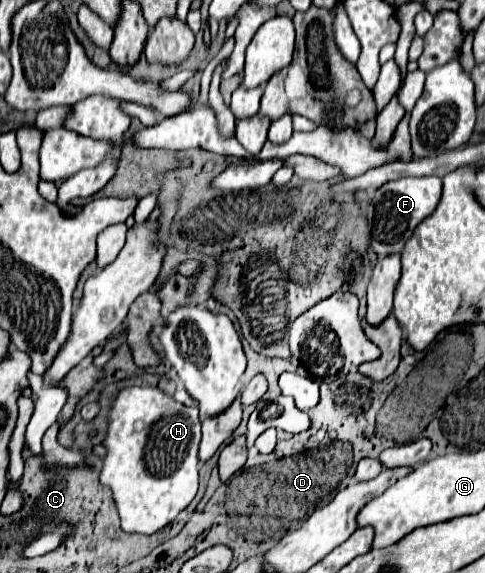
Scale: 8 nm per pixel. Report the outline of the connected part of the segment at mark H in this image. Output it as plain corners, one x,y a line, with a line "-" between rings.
124,386
112,396
108,410
108,434
104,438
106,456
102,458
100,484
112,490
118,506
122,528
138,534
154,534
170,524
182,512
198,490
198,446
200,446
200,416
196,406
184,406
172,394
158,386

